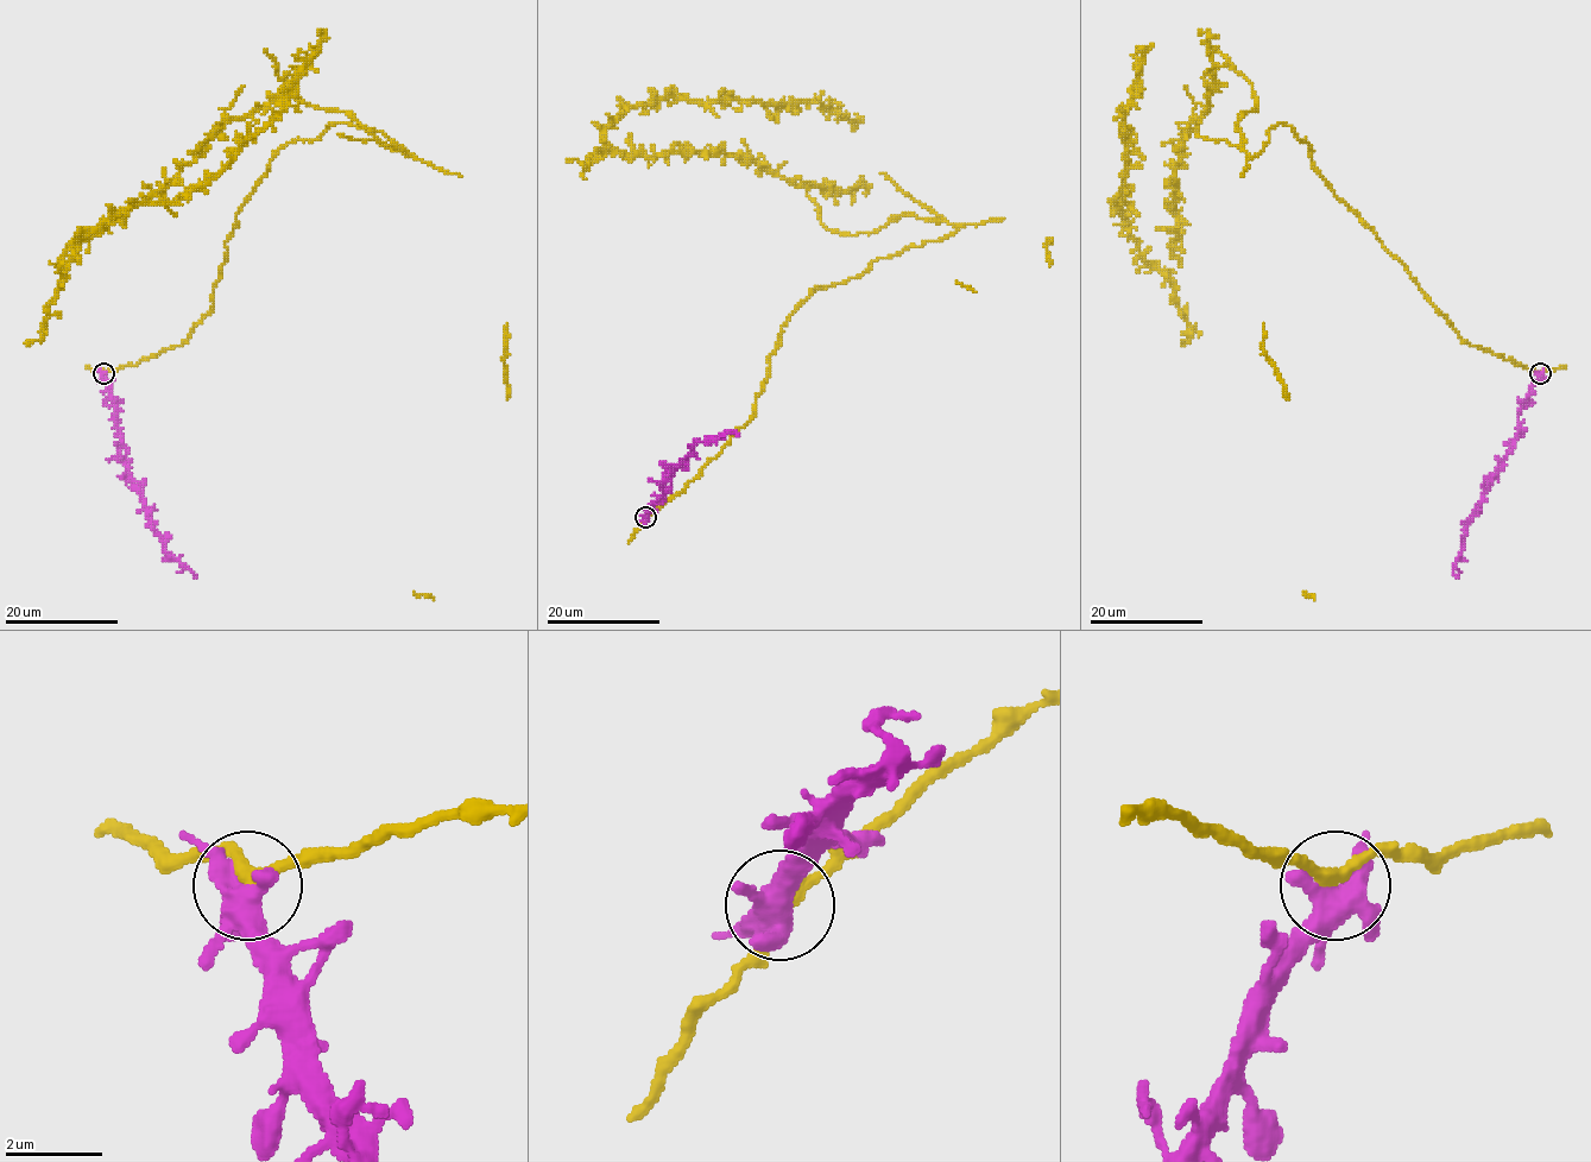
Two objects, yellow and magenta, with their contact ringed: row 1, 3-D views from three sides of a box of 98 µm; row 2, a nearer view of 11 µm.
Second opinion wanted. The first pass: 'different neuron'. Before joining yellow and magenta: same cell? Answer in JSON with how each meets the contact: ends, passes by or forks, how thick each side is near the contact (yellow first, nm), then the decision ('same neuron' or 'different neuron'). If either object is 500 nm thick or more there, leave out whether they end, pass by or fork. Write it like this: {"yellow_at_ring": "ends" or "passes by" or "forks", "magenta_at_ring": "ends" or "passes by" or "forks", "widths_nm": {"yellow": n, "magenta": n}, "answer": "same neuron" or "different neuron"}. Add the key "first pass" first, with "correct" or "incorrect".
{"first pass": "correct", "yellow_at_ring": "passes by", "magenta_at_ring": "forks", "widths_nm": {"yellow": 240, "magenta": 440}, "answer": "different neuron"}

